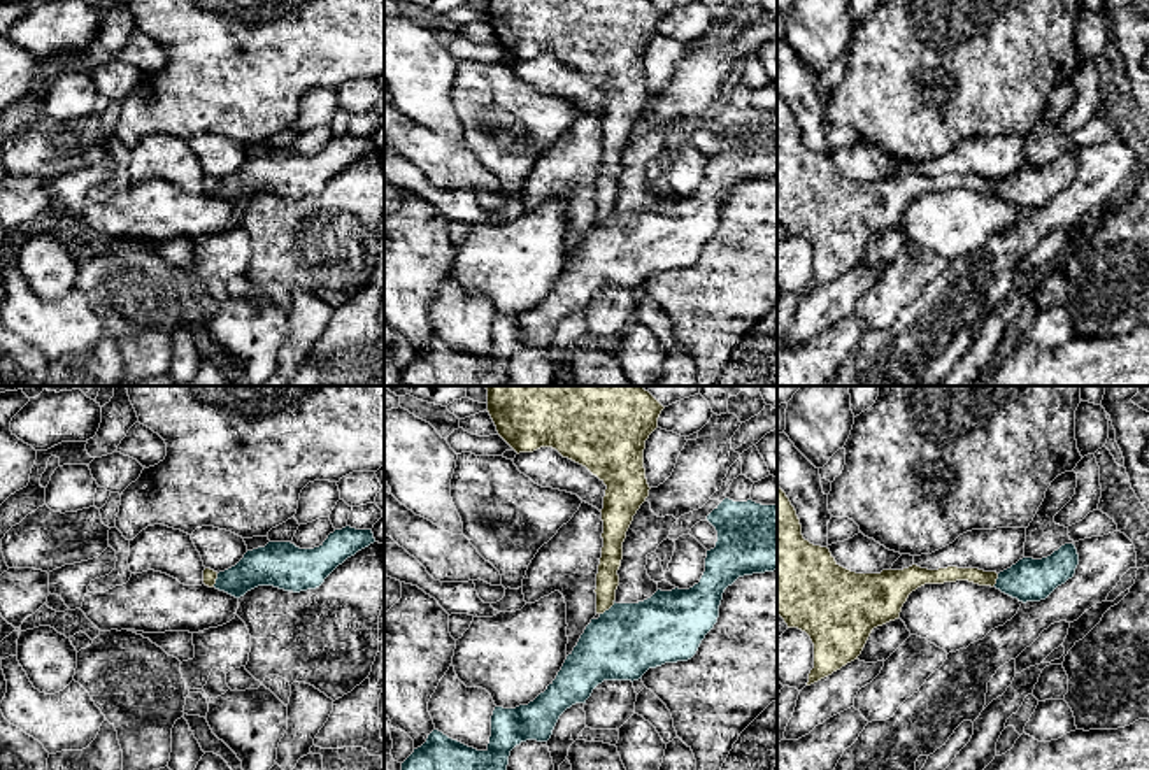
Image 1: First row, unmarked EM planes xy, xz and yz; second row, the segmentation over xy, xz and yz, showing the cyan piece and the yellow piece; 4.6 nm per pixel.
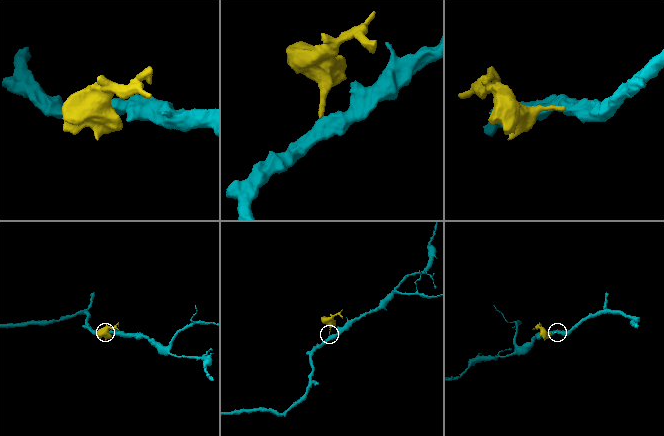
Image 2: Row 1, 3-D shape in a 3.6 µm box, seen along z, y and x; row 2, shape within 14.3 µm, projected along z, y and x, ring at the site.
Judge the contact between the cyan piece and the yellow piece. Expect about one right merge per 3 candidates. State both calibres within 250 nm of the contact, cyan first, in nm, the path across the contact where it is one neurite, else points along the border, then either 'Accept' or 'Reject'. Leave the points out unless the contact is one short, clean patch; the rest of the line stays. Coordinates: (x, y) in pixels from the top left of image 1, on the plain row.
Thickness 340 nm (cyan) against 110 nm. Boundary: xz (614, 209), (600, 221). Reject

